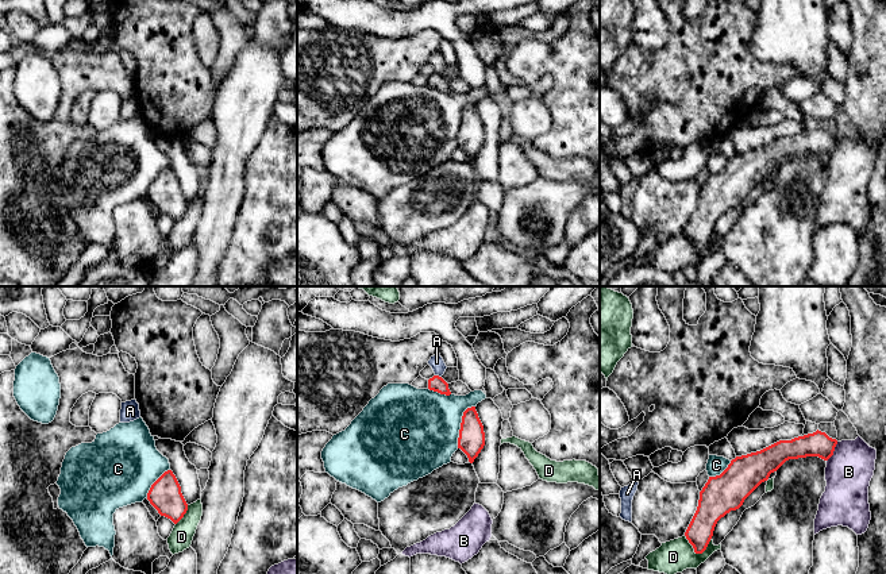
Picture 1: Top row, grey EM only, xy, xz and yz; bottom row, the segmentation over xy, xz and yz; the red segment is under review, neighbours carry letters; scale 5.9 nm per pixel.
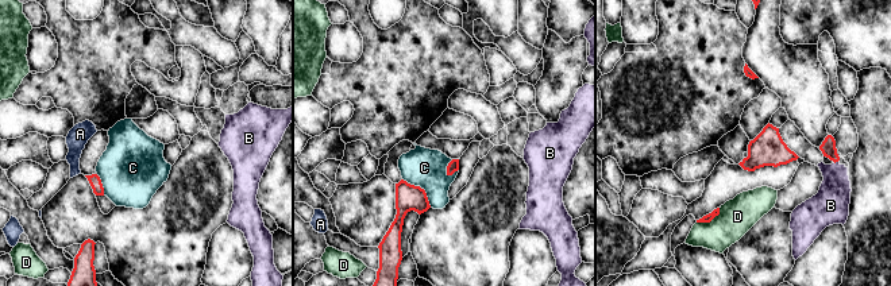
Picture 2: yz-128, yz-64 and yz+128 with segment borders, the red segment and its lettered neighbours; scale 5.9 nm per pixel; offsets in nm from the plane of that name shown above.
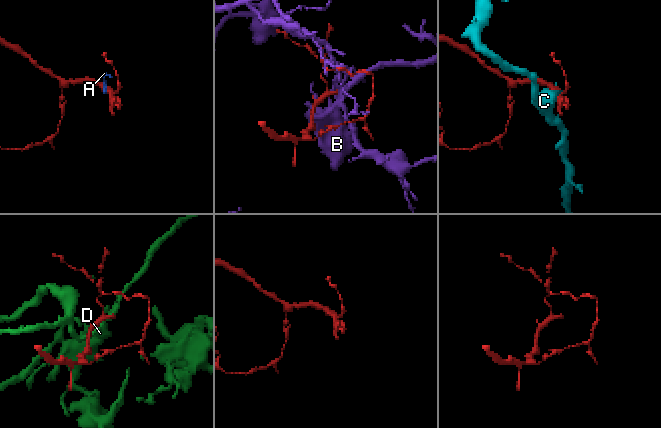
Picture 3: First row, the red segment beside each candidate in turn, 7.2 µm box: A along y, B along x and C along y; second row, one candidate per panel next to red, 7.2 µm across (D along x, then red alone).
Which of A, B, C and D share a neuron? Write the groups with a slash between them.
A / B / C / D

